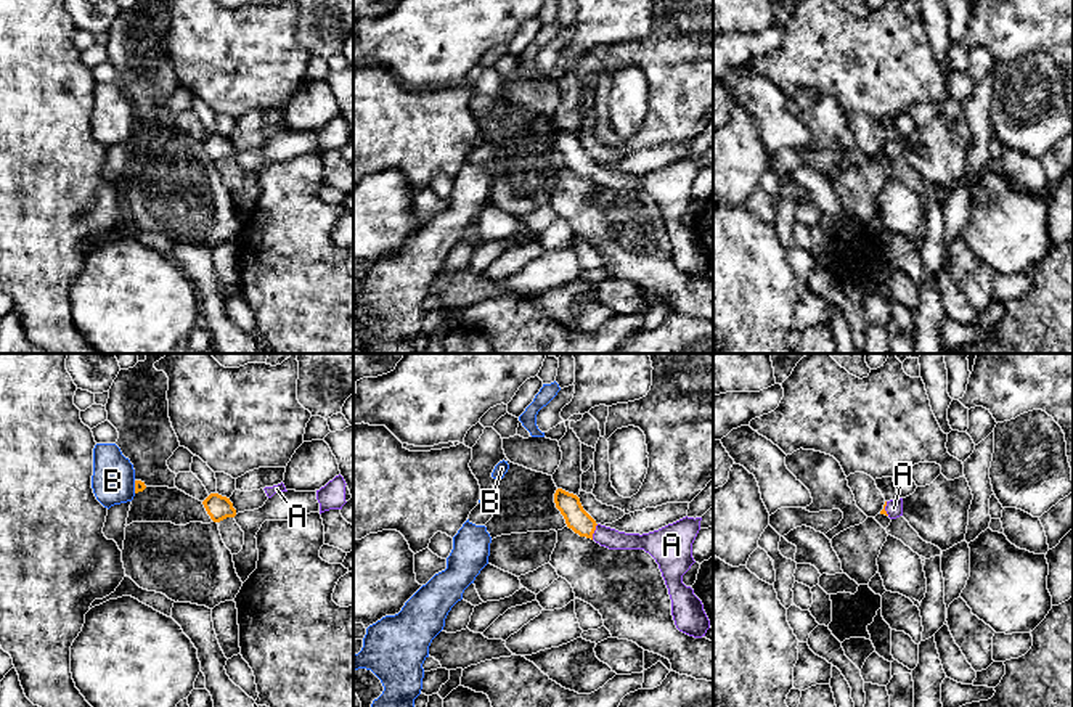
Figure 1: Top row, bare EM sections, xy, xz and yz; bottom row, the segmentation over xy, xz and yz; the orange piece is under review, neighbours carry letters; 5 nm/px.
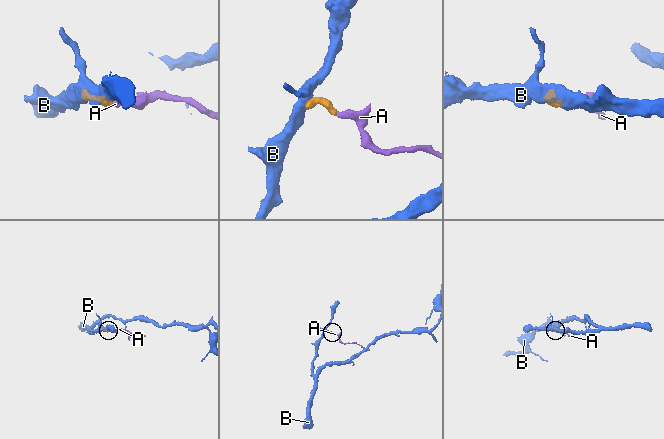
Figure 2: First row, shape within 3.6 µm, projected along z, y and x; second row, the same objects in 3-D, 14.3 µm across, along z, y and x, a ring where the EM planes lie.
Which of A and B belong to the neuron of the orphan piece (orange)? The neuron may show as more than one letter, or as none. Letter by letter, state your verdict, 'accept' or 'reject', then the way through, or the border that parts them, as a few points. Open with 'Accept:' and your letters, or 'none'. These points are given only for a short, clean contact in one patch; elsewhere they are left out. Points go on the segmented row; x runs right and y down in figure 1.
Accept: A
A: accept | across xz (569, 505), (593, 532), (607, 537)
B: reject | along xy (134, 481), (135, 492)

